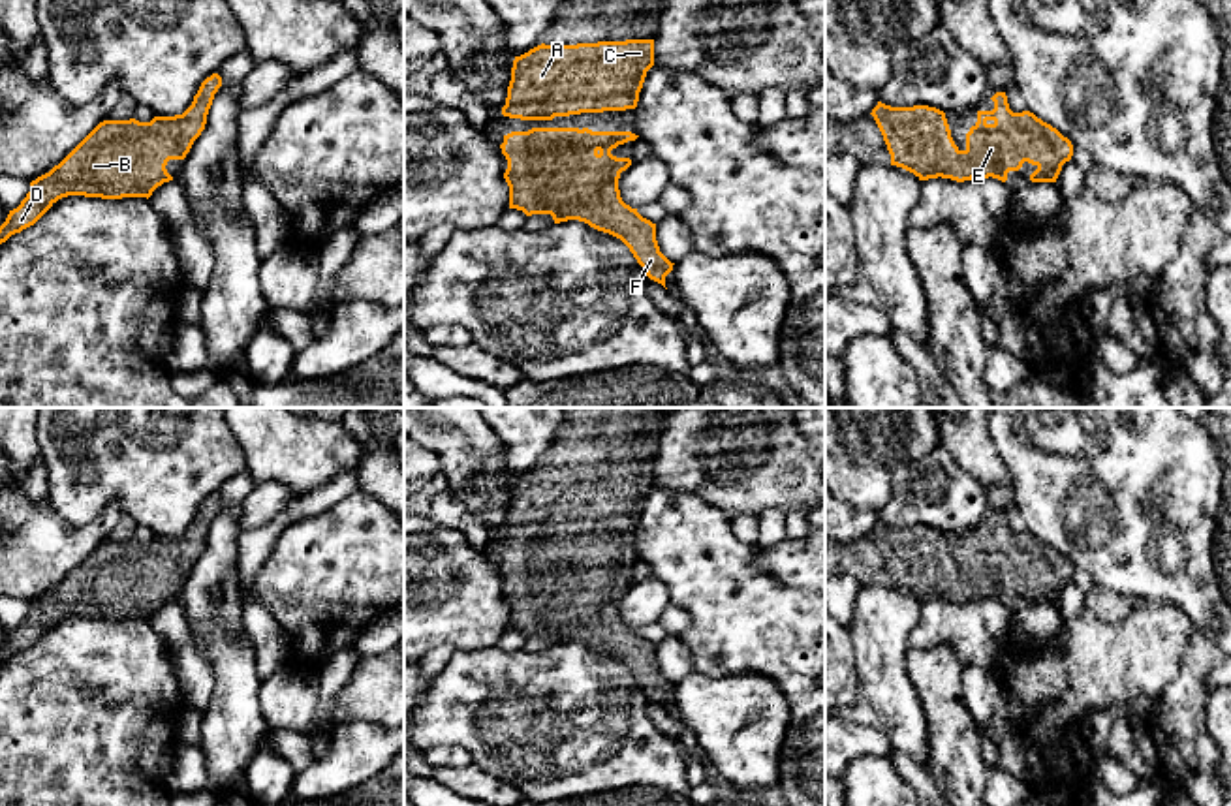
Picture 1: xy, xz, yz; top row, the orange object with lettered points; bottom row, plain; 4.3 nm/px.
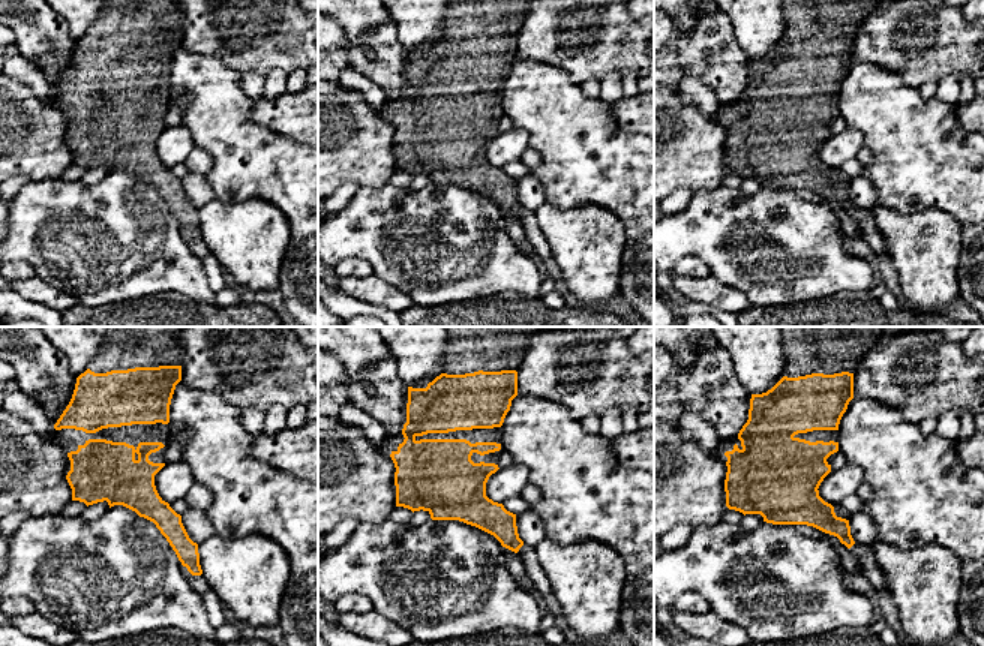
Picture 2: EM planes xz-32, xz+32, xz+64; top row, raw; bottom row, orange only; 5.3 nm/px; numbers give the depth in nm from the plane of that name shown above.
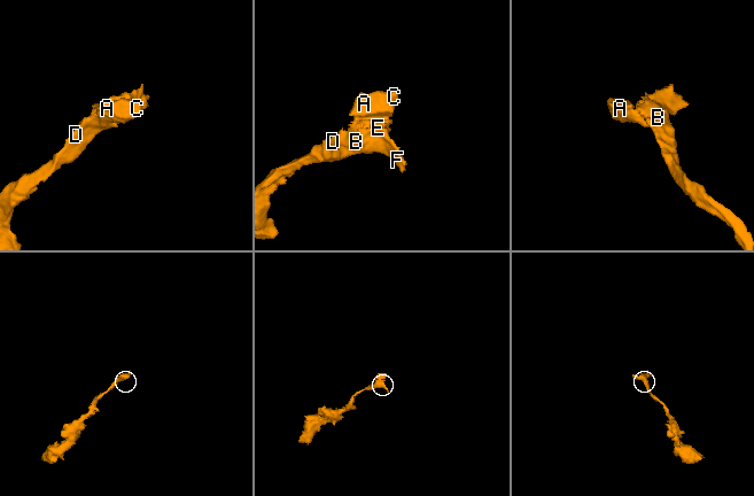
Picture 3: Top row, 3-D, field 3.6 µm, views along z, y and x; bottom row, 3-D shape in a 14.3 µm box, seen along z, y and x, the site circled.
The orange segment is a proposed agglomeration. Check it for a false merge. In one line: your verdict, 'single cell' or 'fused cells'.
single cell

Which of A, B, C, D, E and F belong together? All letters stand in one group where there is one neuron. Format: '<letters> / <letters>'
A B C D E F

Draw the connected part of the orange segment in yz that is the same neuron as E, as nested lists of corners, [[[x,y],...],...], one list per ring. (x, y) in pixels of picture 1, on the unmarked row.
[[[1005,513],[990,520],[994,530],[977,532],[964,571],[955,566],[945,534],[936,528],[891,528],[878,522],[870,535],[883,556],[891,586],[919,601],[992,597],[1005,603],[1009,592],[1028,582],[1037,588],[1030,596],[1032,603],[1056,603],[1062,586],[1073,577],[1071,562],[1030,532],[1013,534]]]

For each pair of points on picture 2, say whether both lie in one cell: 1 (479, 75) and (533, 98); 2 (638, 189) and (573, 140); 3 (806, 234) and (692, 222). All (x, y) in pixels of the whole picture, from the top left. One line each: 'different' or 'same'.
1: different
2: same
3: same

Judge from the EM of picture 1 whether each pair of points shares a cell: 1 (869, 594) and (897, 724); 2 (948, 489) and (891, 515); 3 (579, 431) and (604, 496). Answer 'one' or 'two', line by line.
1: one
2: one
3: one

